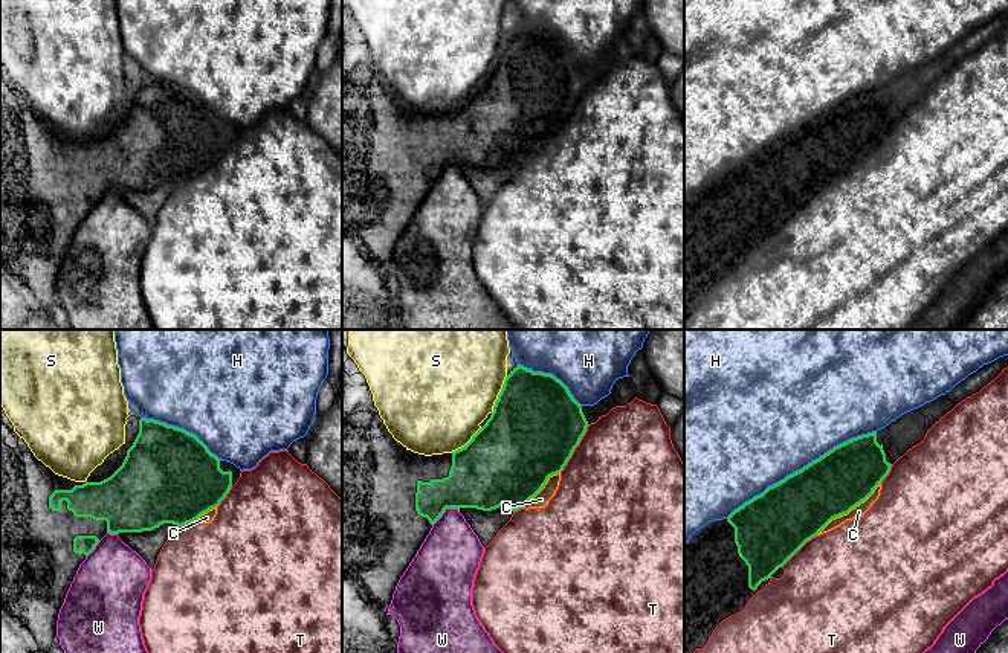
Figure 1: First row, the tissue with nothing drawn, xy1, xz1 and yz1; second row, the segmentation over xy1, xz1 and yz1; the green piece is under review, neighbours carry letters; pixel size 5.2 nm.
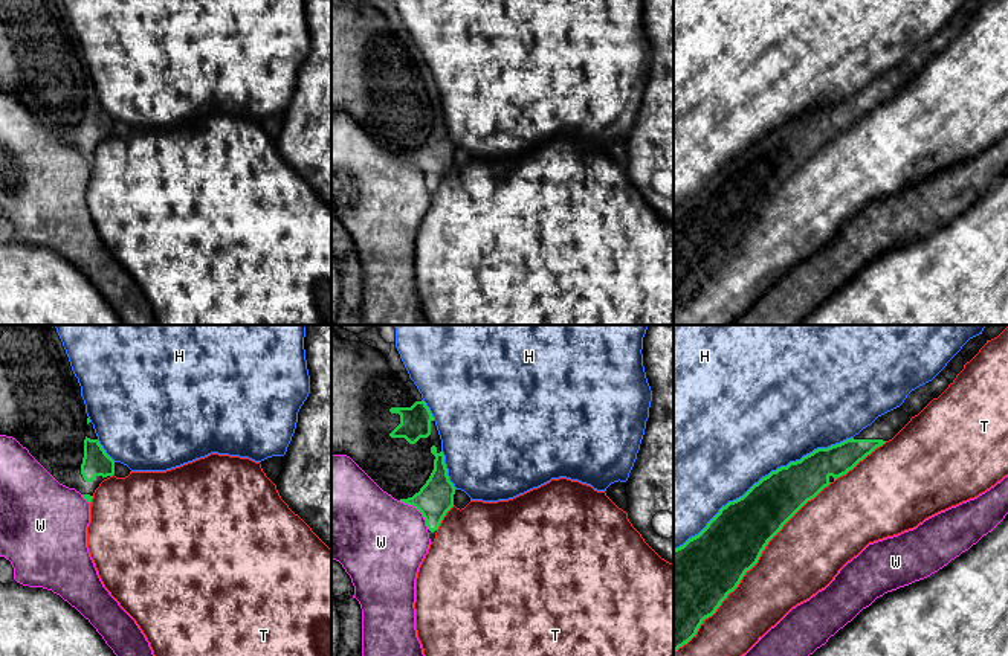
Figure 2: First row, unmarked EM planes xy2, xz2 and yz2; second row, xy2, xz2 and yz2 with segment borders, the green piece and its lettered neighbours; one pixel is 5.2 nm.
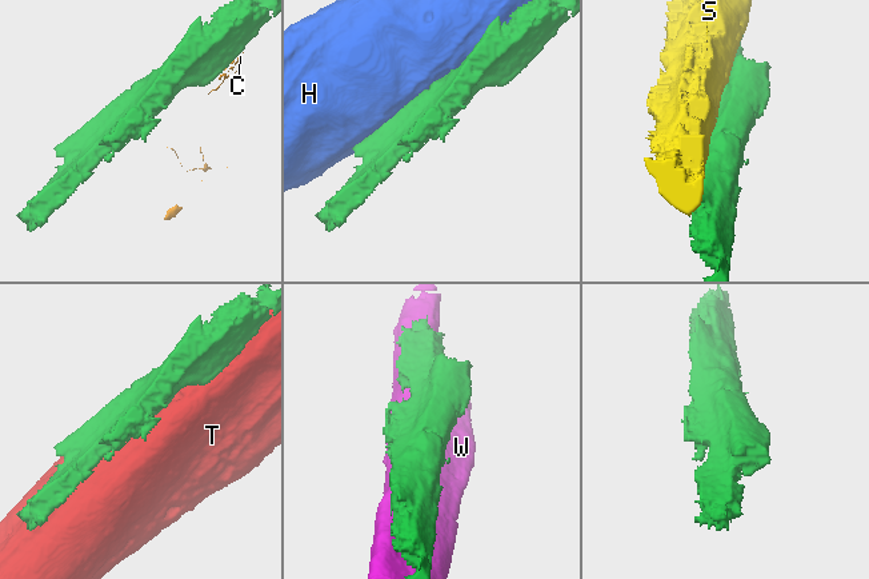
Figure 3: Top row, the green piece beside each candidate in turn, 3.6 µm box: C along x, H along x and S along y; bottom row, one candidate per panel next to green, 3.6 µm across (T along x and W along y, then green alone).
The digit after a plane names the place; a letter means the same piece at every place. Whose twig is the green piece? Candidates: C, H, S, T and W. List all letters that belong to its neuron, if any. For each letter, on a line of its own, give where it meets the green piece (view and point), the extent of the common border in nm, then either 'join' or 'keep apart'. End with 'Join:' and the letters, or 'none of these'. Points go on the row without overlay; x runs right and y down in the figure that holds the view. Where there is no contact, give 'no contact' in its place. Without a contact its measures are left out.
C: contact yz1 (848, 170); length 440 nm; keep apart
H: contact yz2 (762, 136); length 1100 nm; keep apart
S: contact xz1 (500, 52); length 220 nm; keep apart
T: contact yz2 (750, 226); length 1200 nm; keep apart
W: contact xz2 (417, 167); length 220 nm; keep apart
Join: none of these

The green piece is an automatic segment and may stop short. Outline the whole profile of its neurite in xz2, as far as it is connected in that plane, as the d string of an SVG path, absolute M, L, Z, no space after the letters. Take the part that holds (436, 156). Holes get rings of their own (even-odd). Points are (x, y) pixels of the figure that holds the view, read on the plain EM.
M331 0L331 113L350 114L383 150L415 165L431 191L454 165L441 98L414 40L402 41L386 15L357 0Z

